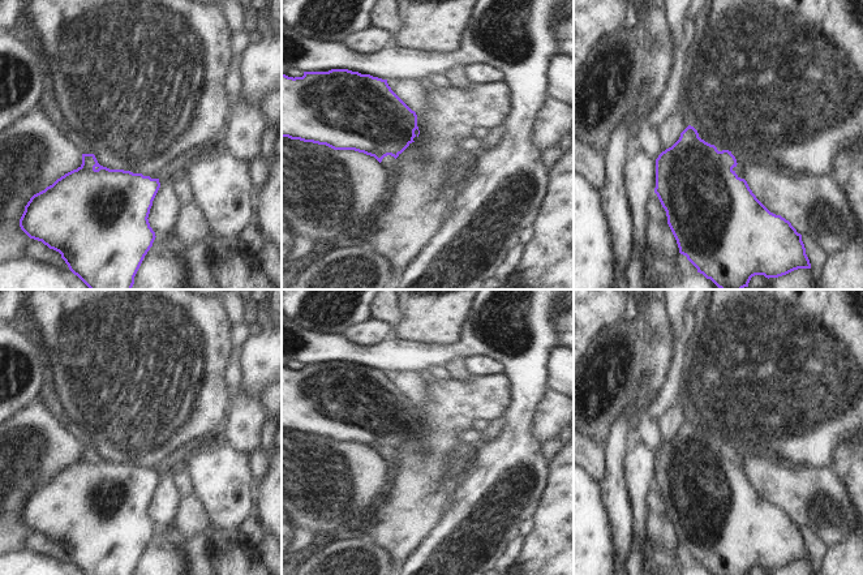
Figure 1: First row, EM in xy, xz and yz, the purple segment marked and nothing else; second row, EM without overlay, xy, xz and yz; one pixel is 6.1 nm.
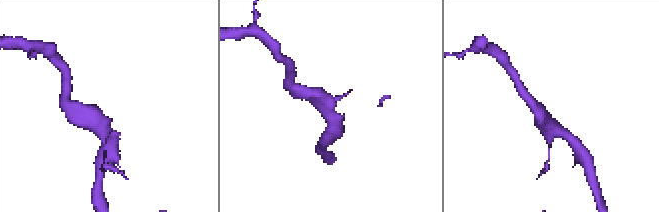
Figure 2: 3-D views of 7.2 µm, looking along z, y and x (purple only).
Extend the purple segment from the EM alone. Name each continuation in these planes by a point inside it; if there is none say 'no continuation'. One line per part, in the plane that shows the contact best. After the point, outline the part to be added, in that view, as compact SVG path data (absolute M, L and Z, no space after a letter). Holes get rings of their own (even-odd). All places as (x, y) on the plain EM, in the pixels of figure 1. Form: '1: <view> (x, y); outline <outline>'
no continuation

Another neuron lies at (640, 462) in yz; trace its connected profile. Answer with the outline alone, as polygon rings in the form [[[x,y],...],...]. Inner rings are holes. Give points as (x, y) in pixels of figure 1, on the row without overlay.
[[[636,441],[624,459],[624,480],[632,506],[632,542],[624,563],[628,575],[645,575],[643,545],[648,536],[647,529],[647,494],[656,480],[656,452]]]

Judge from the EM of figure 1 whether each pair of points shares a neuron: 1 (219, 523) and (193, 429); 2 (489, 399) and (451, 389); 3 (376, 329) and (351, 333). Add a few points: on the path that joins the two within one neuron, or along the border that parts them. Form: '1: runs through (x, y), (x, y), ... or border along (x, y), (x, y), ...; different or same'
1: border along (194, 453), (185, 466); different
2: runs through (480, 399), (460, 398); same
3: runs through (369, 333), (357, 333); same

